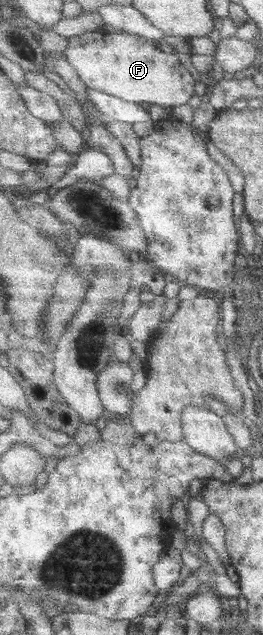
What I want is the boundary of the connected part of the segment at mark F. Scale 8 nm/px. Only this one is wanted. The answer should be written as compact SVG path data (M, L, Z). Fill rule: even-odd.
M109 28L67 39L65 58L89 89L105 91L127 102L147 102L167 108L187 104L195 94L197 81L164 45Z

